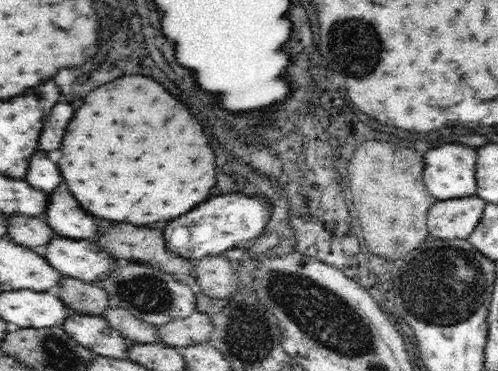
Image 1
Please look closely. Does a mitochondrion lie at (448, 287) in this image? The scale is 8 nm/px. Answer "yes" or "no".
yes

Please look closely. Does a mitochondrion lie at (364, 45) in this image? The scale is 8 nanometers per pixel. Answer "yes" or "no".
yes

